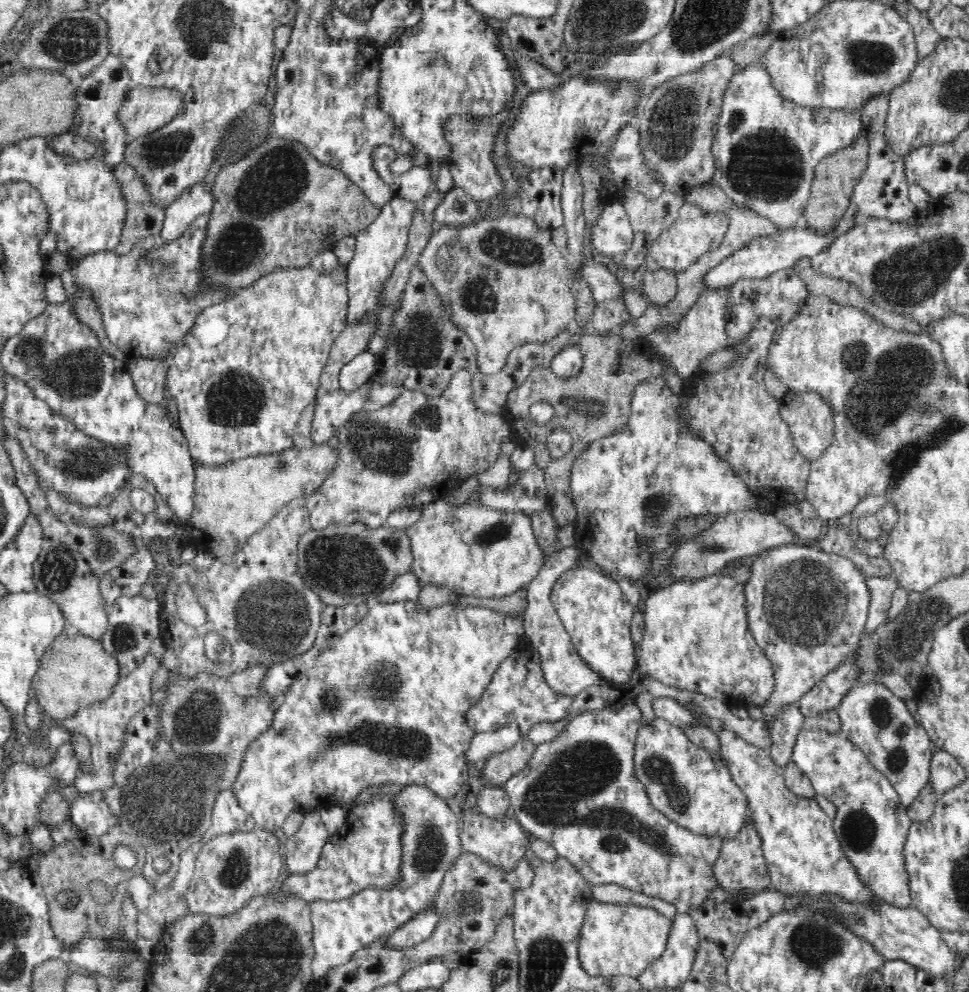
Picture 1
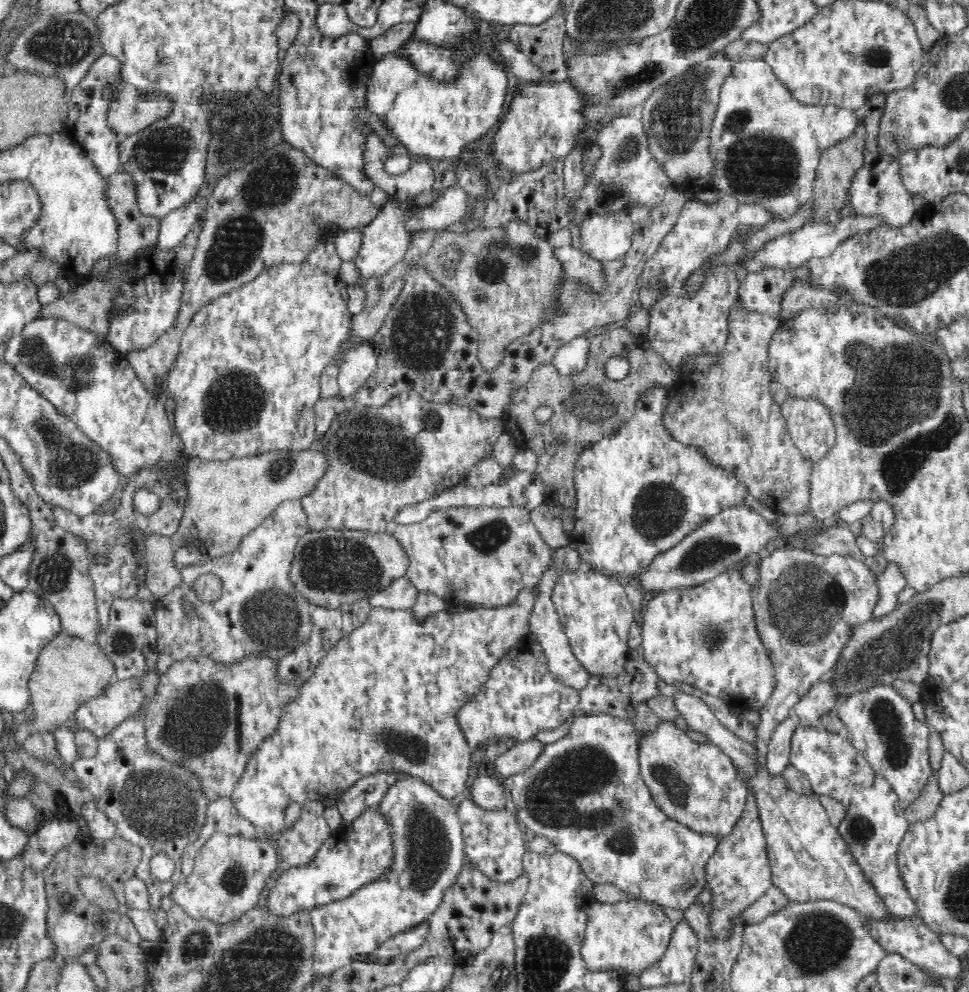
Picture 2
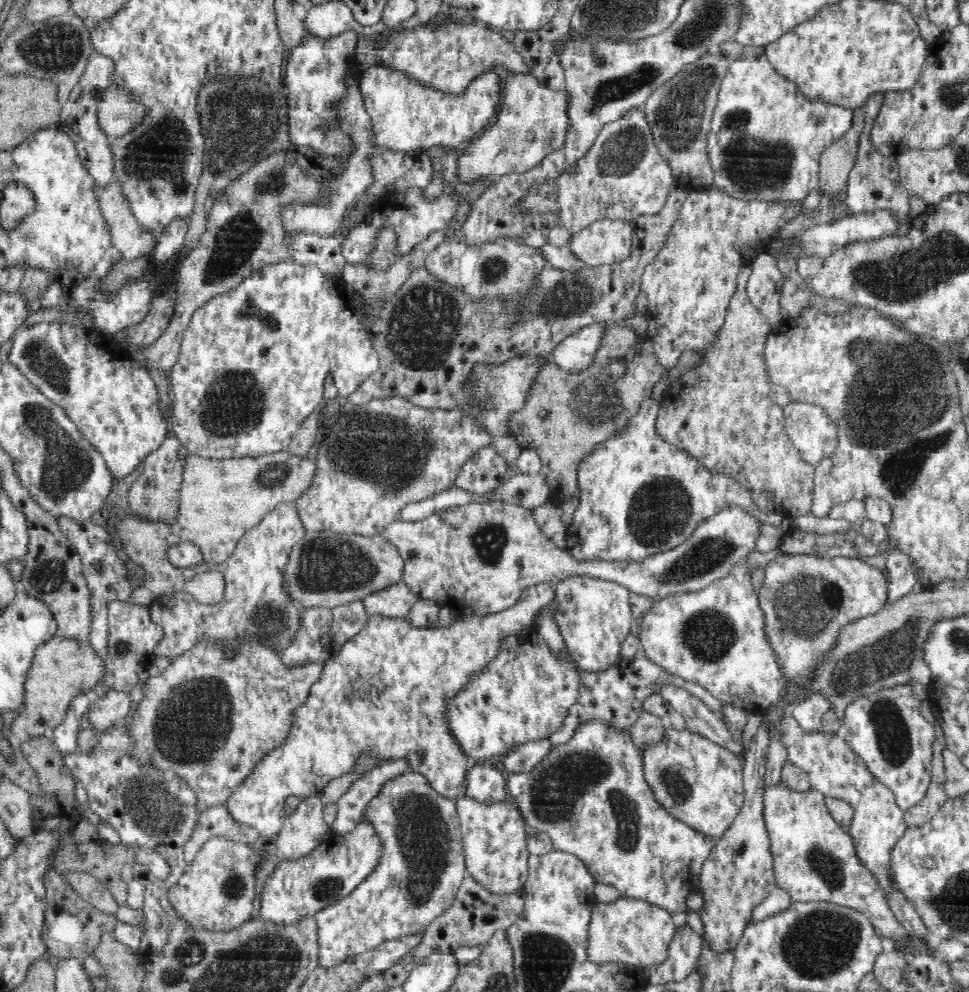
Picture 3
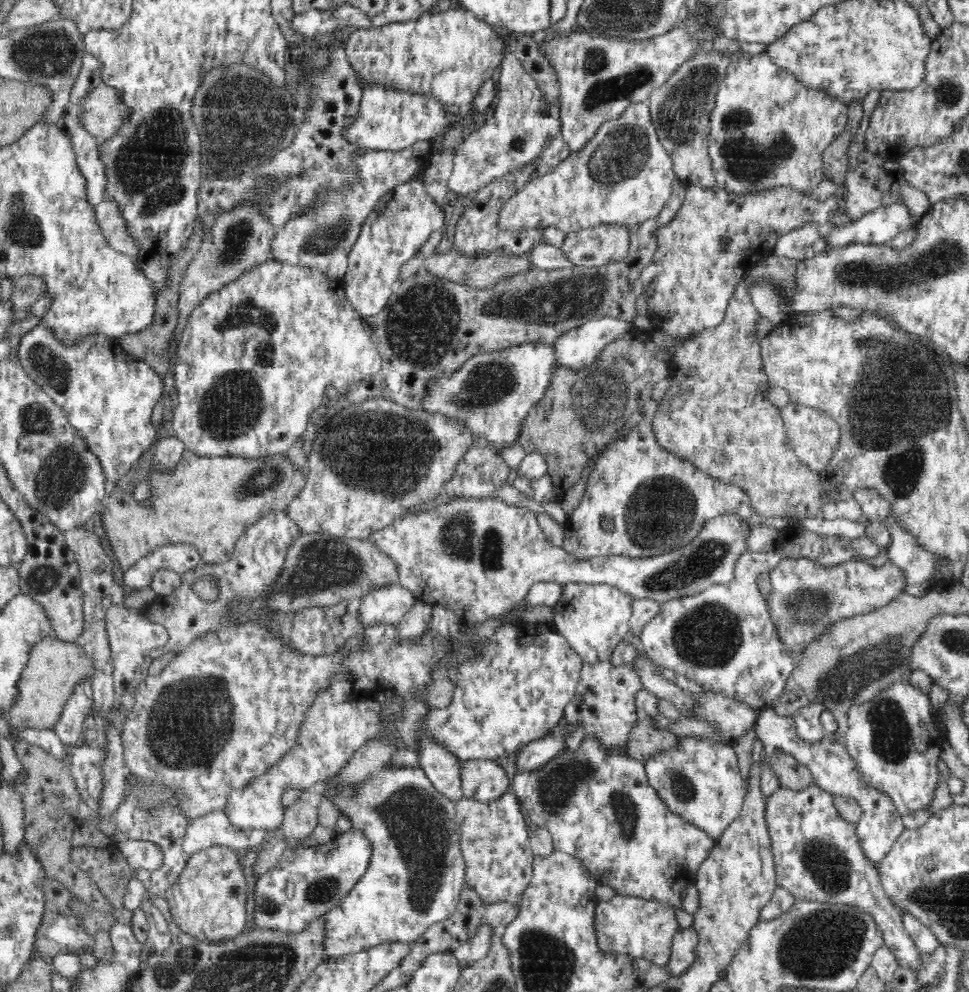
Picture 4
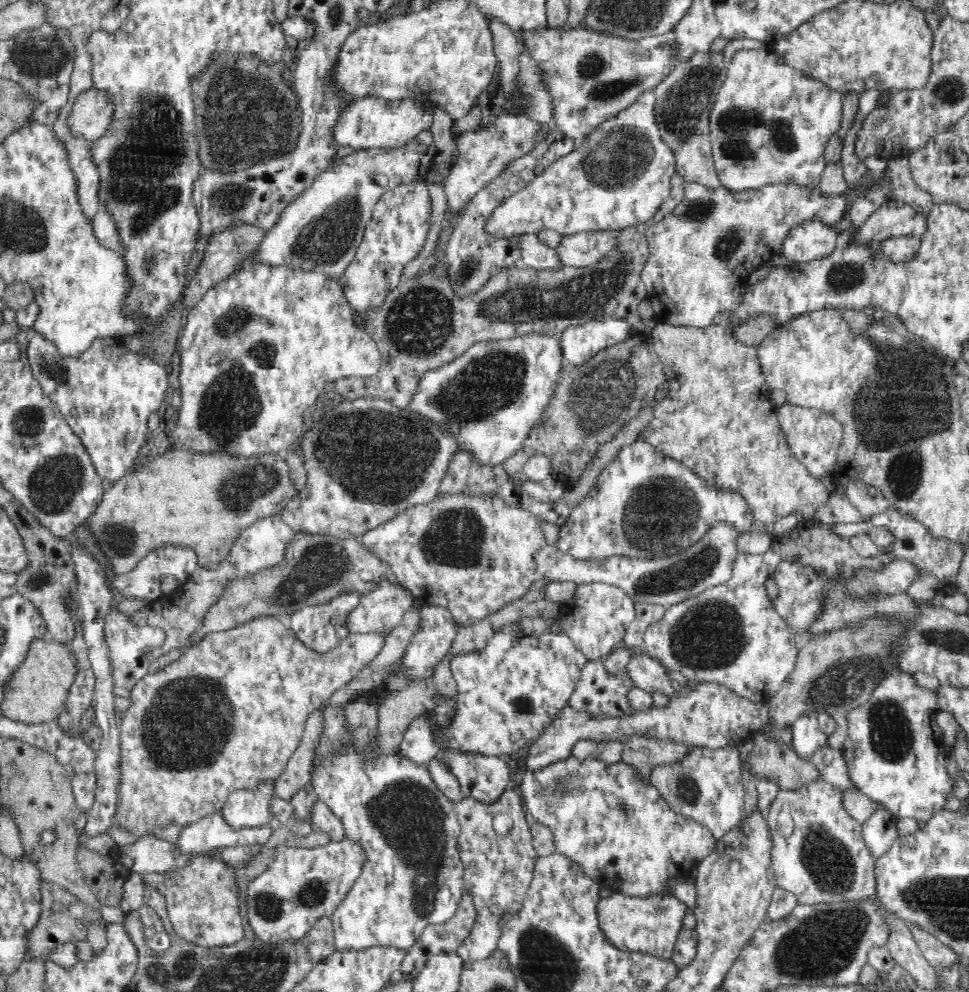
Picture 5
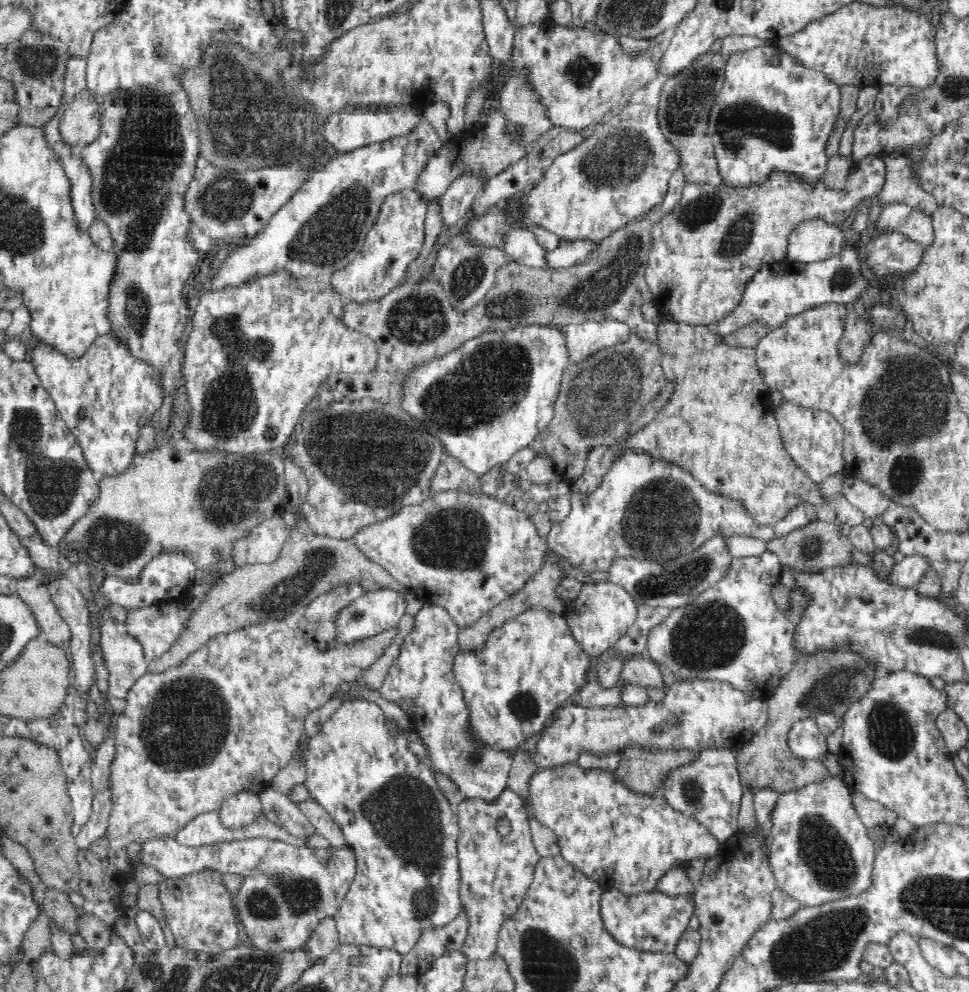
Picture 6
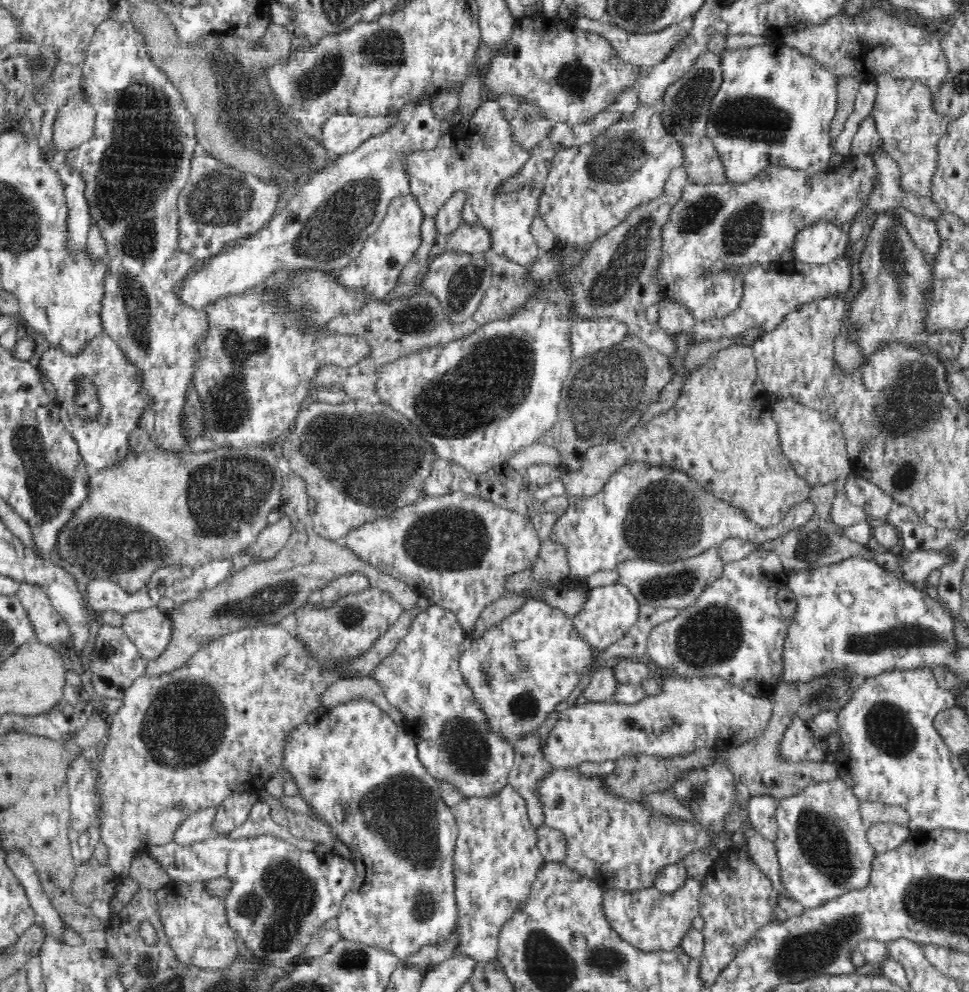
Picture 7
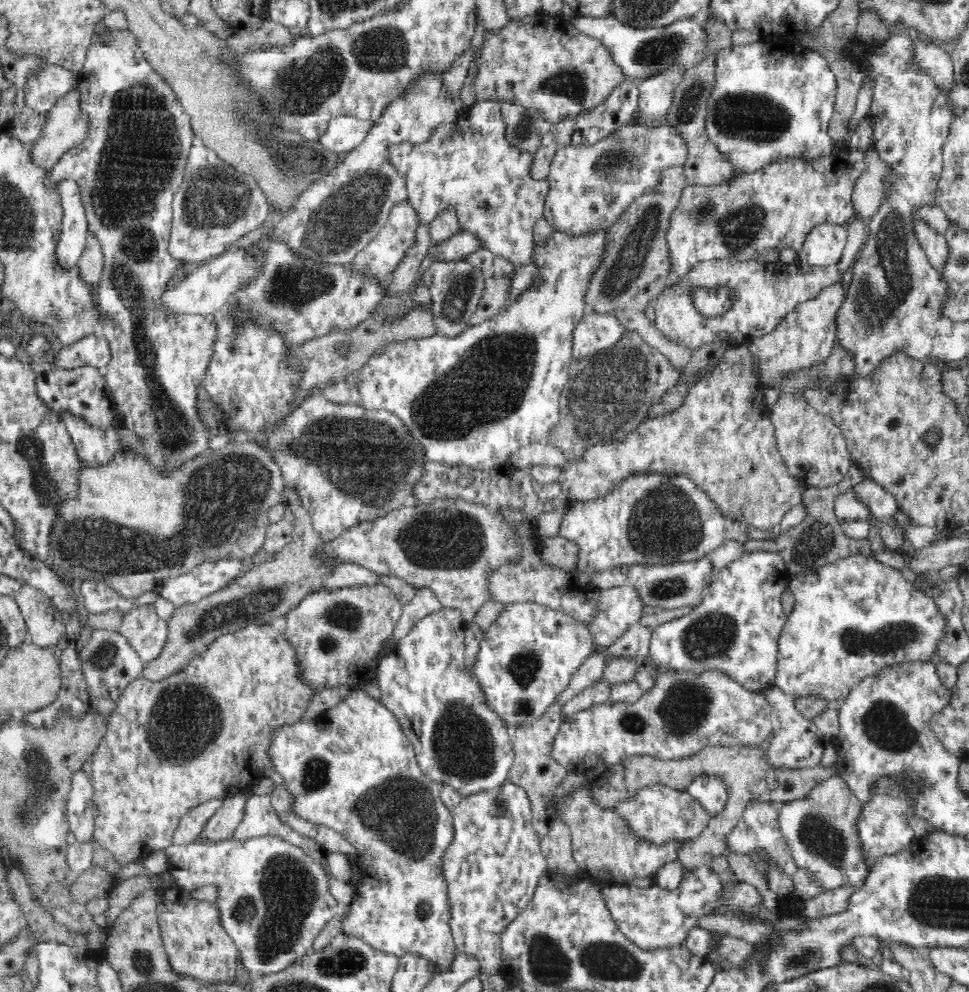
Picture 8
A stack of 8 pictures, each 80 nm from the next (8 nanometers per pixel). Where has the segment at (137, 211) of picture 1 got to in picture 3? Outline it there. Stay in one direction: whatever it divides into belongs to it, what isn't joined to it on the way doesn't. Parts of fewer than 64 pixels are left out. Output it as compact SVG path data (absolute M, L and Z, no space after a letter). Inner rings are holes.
M115 180L98 196L98 203L113 247L121 252L124 260L136 260L152 252L152 237L129 212L128 203L124 201L121 188Z

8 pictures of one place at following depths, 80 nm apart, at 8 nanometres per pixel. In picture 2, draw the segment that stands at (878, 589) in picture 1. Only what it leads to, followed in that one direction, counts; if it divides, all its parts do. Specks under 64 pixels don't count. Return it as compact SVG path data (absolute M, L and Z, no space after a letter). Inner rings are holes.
M895 561L887 562L878 573L880 600L876 606L872 620L889 615L898 605L898 594L909 588L907 577L900 564Z

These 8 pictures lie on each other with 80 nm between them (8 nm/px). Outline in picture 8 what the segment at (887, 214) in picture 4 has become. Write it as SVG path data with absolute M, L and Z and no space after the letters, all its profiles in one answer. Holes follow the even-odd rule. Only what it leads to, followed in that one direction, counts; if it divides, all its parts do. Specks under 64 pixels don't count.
M920 217L915 218L916 235L933 267L941 270L950 260L950 245L946 237L932 230Z

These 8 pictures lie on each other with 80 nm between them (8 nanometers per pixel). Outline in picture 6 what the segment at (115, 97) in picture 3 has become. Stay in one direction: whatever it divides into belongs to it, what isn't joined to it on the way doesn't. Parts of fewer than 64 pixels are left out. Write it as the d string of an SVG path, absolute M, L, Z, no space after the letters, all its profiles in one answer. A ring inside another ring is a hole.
M87 90L75 96L73 102L60 109L56 117L60 139L75 148L90 144L100 135L99 108Z

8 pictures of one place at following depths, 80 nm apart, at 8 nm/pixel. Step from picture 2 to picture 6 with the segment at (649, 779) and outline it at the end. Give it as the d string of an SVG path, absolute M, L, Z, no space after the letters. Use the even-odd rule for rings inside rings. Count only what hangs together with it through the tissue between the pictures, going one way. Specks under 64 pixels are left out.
M706 749L698 761L676 768L664 780L663 796L678 812L688 815L706 827L721 843L738 829L738 813L742 787L736 770L736 750Z

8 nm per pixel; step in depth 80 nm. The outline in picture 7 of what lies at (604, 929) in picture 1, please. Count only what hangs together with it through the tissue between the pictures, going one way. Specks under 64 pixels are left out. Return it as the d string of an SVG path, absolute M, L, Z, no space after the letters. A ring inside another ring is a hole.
M706 873L694 877L688 876L684 884L676 889L673 893L663 893L656 887L648 887L643 889L603 889L603 905L606 911L606 917L610 925L618 931L620 937L632 944L641 951L671 951L680 946L682 939L686 936L693 926L694 918L700 916L700 894L702 888L706 886Z

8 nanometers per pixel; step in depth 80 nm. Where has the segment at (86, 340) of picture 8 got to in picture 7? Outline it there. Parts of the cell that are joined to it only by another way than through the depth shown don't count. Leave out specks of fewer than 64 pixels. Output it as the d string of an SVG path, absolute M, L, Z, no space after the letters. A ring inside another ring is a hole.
M105 333L98 334L94 339L88 341L77 353L68 353L62 348L50 346L40 356L38 368L45 370L48 379L56 385L58 391L57 404L60 408L61 421L65 424L66 430L73 434L79 448L79 455L85 462L89 471L111 467L127 455L130 450L130 432L136 430L135 420L143 411L147 403L147 396L141 394L139 384L133 381L133 368L121 356L121 352ZM90 377L98 387L98 397L102 403L102 416L100 420L76 418L73 411L73 394L77 391L74 379Z

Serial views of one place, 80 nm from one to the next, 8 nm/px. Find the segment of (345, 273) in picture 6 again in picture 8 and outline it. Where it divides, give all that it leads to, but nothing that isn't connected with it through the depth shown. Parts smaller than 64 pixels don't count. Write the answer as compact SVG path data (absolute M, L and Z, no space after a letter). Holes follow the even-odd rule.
M407 201L404 204L397 205L391 212L388 222L380 229L380 232L366 245L362 251L358 252L351 264L354 268L368 273L374 273L380 283L384 284L384 292L386 292L391 272L403 260L406 249L413 243L415 230L418 228L417 217L412 207L408 206Z

